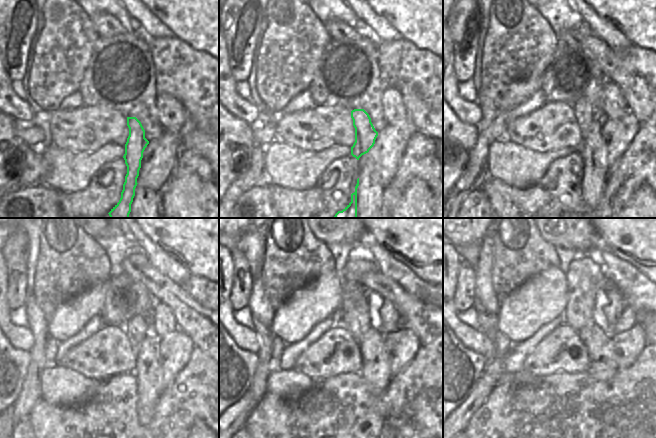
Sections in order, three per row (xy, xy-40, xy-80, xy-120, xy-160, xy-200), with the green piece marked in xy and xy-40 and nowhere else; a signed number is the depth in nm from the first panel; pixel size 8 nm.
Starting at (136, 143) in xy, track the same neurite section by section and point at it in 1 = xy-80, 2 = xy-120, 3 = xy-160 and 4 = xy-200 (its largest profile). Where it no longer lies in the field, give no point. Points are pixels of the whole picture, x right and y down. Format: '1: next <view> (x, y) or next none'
1: next xy-80 (583, 111)
2: next xy-120 (135, 329)
3: next xy-160 (354, 316)
4: next xy-200 (584, 277)

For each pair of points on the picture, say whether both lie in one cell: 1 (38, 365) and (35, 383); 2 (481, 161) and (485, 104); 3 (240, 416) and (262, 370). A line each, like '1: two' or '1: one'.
1: one
2: one
3: two

